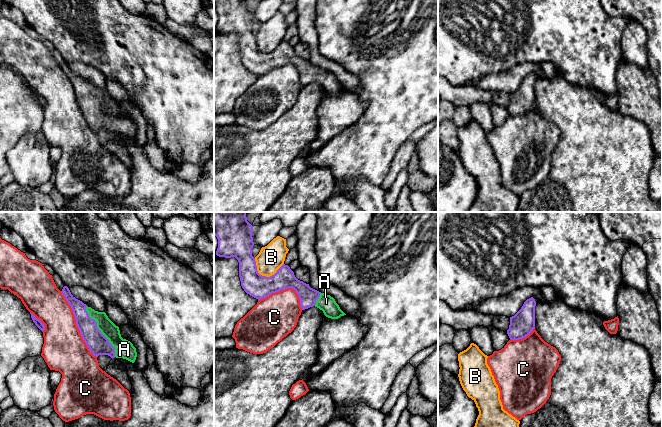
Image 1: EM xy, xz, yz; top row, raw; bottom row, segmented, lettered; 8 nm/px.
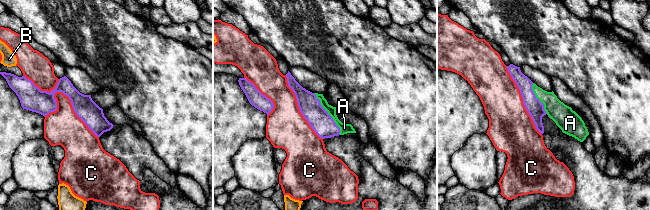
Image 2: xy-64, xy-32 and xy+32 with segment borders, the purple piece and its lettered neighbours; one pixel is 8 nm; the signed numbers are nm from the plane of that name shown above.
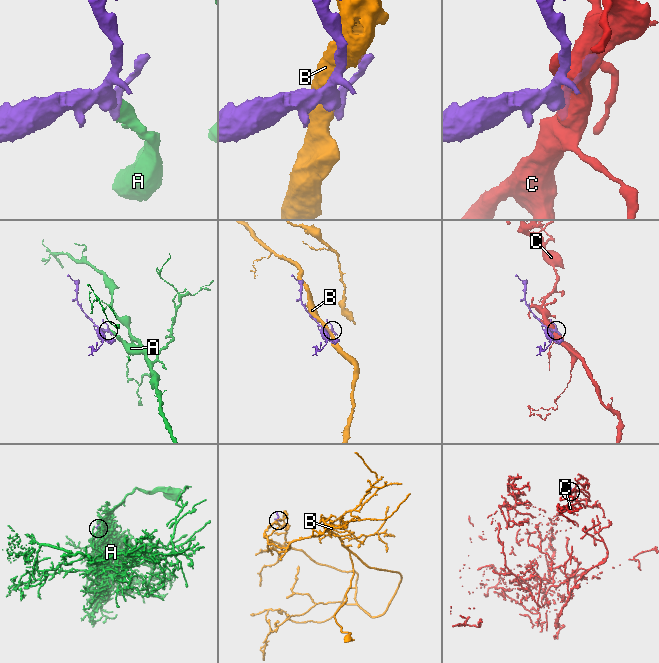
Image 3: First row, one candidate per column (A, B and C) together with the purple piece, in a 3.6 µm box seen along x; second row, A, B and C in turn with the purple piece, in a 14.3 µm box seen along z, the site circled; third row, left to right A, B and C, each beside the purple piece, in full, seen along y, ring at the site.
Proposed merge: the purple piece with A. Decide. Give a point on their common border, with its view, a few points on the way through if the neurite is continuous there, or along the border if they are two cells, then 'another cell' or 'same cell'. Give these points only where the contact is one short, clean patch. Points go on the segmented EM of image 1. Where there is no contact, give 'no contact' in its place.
contact xy (100, 331); way xy (98, 344), (100, 342), (100, 331), (115, 346), (124, 349); same cell

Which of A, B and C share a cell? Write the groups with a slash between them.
A / B / C

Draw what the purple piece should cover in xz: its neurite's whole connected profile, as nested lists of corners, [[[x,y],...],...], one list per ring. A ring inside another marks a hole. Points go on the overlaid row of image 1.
[[[214,212],[214,235],[218,239],[216,255],[238,260],[241,286],[247,294],[260,300],[292,288],[299,296],[302,310],[315,306],[331,319],[346,315],[333,297],[298,280],[288,265],[283,264],[270,277],[260,275],[252,256],[253,227],[247,221],[246,212]]]

